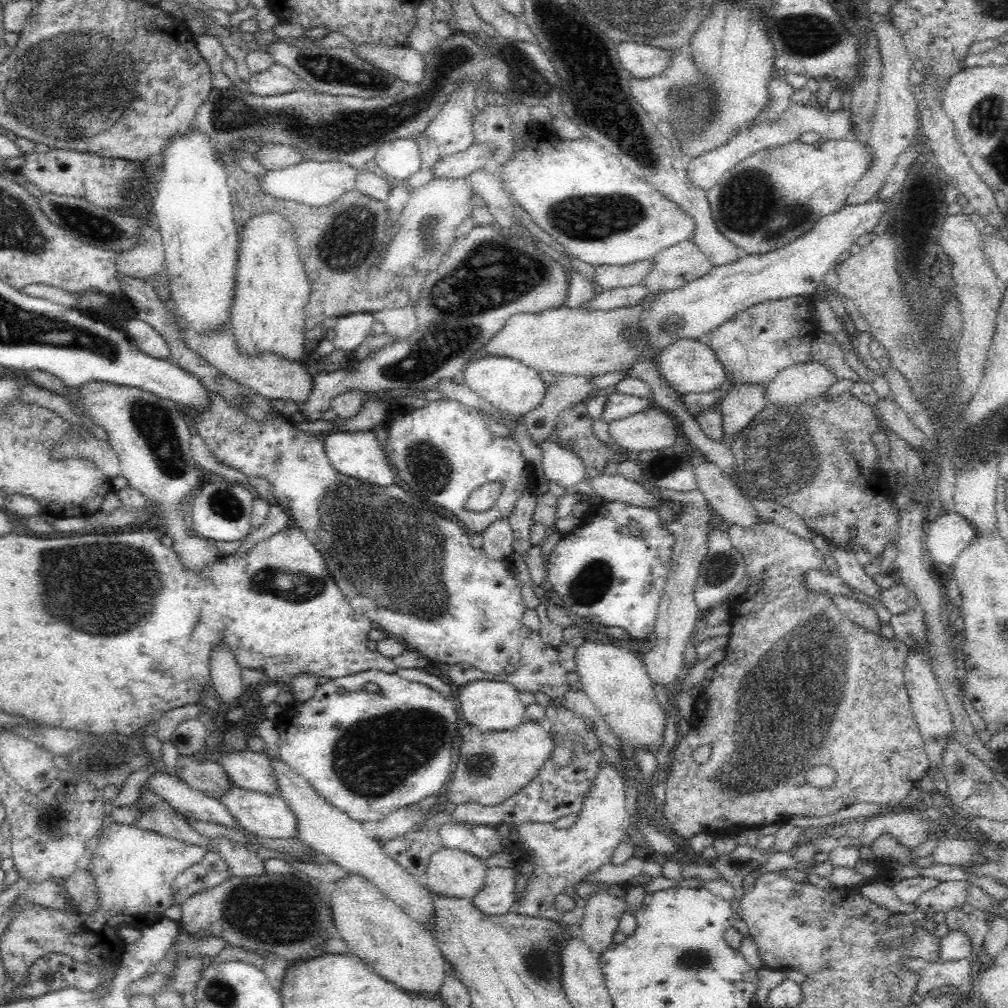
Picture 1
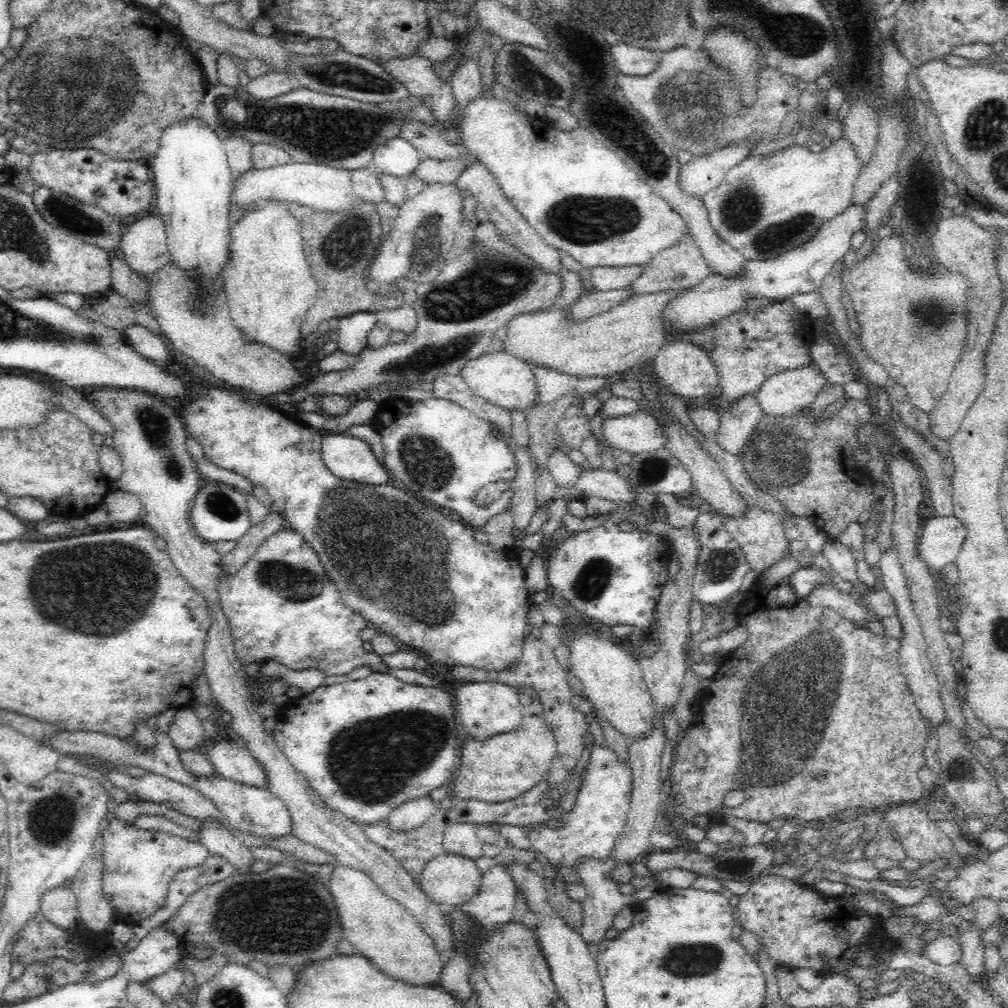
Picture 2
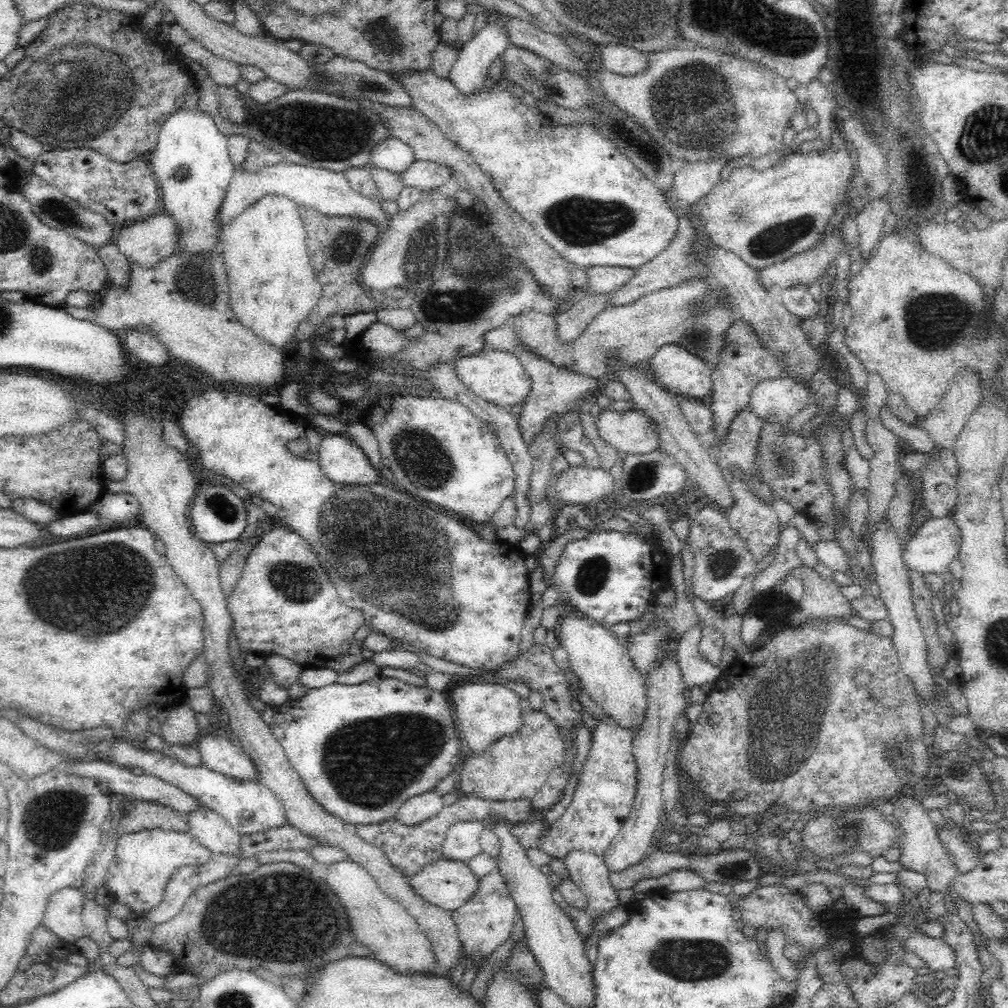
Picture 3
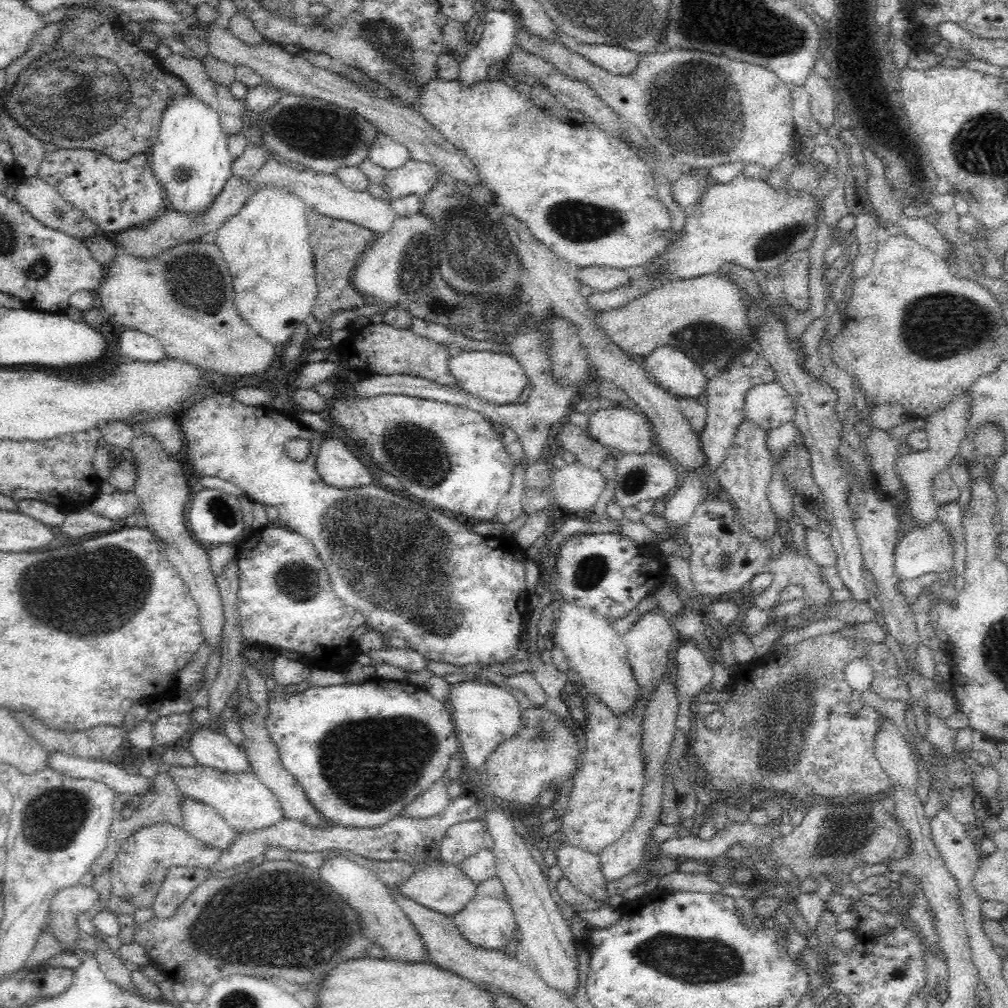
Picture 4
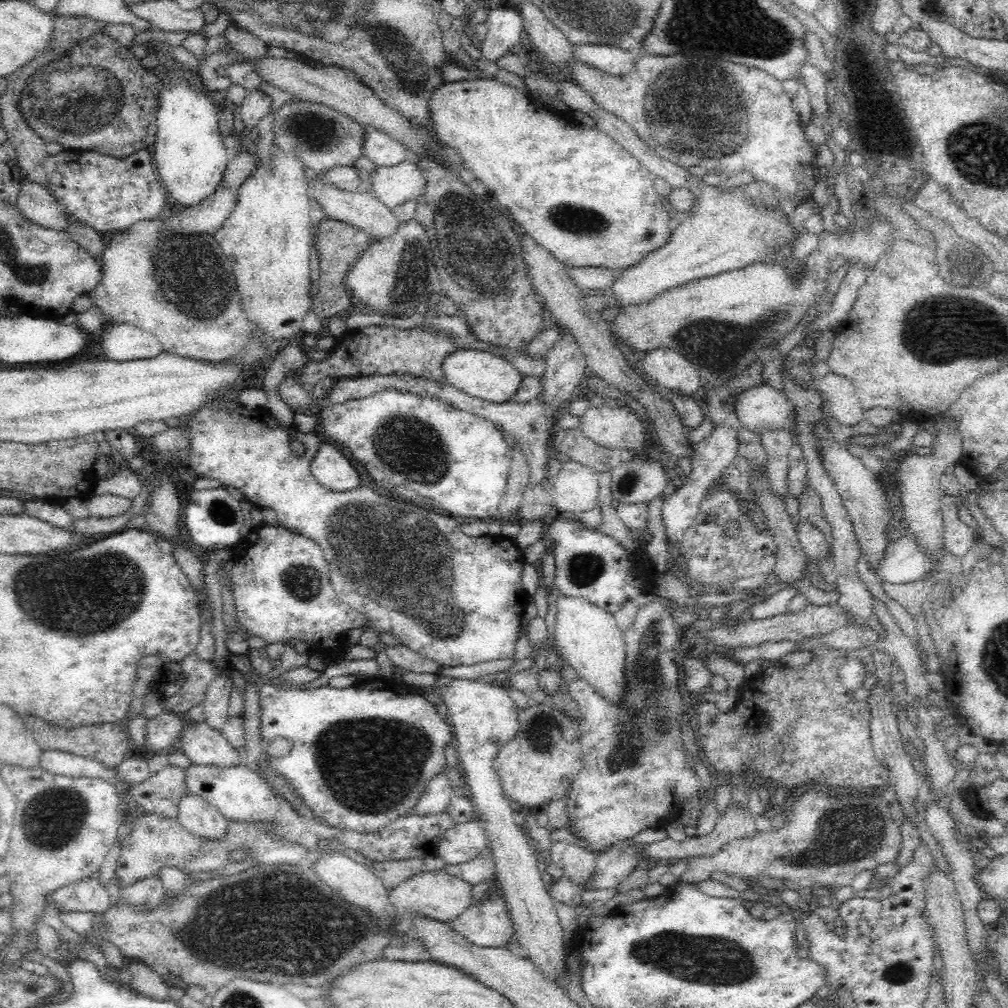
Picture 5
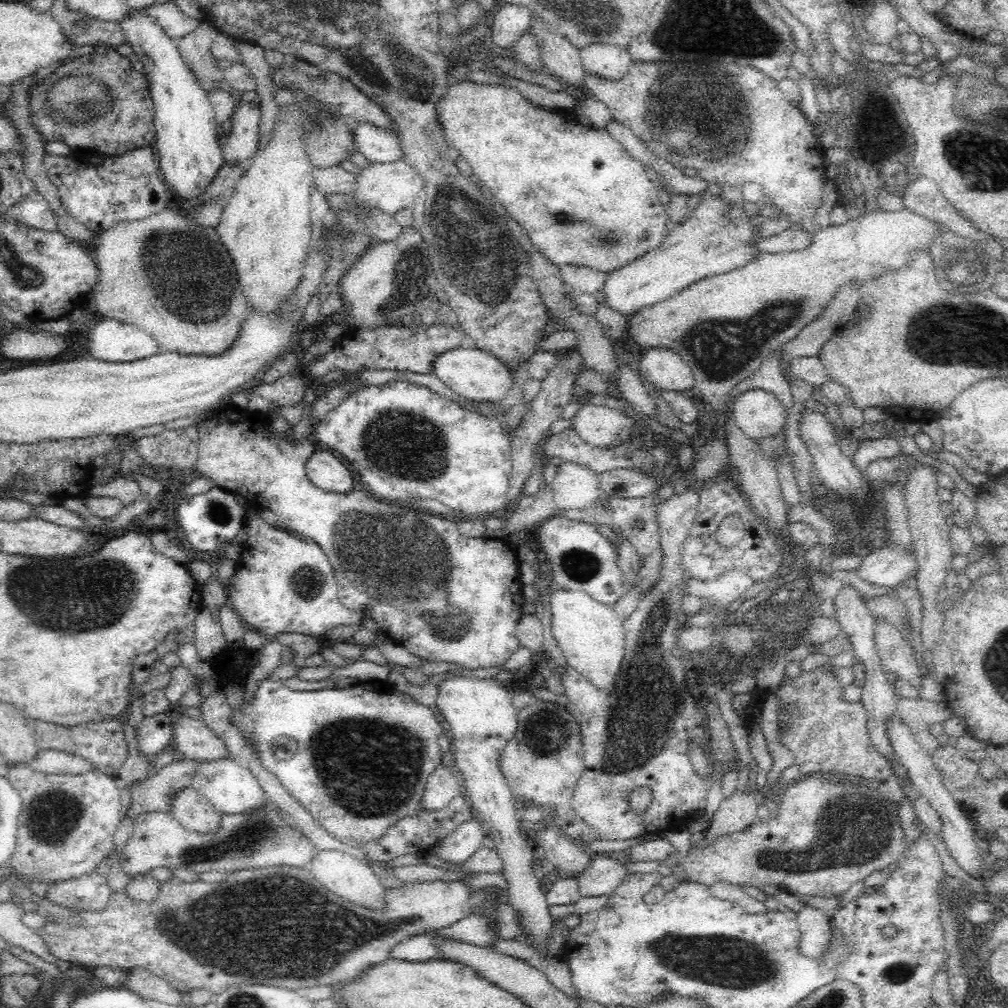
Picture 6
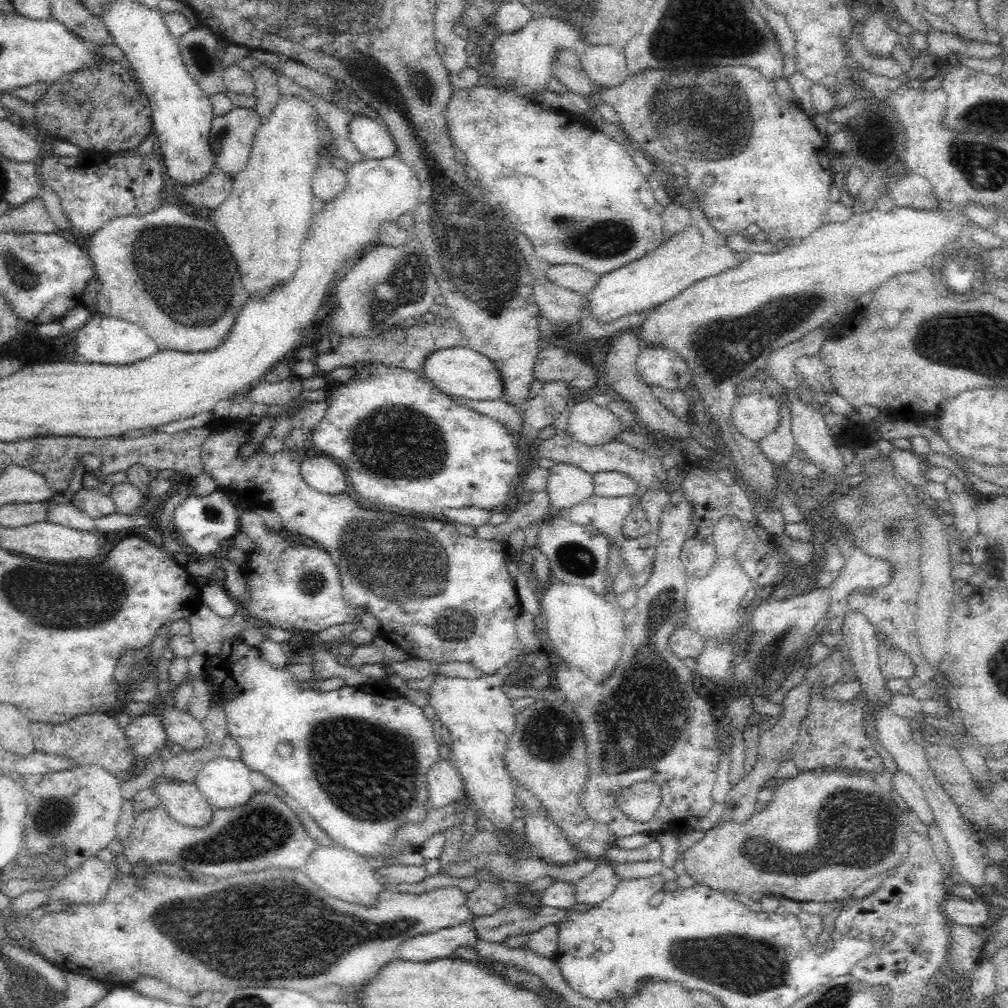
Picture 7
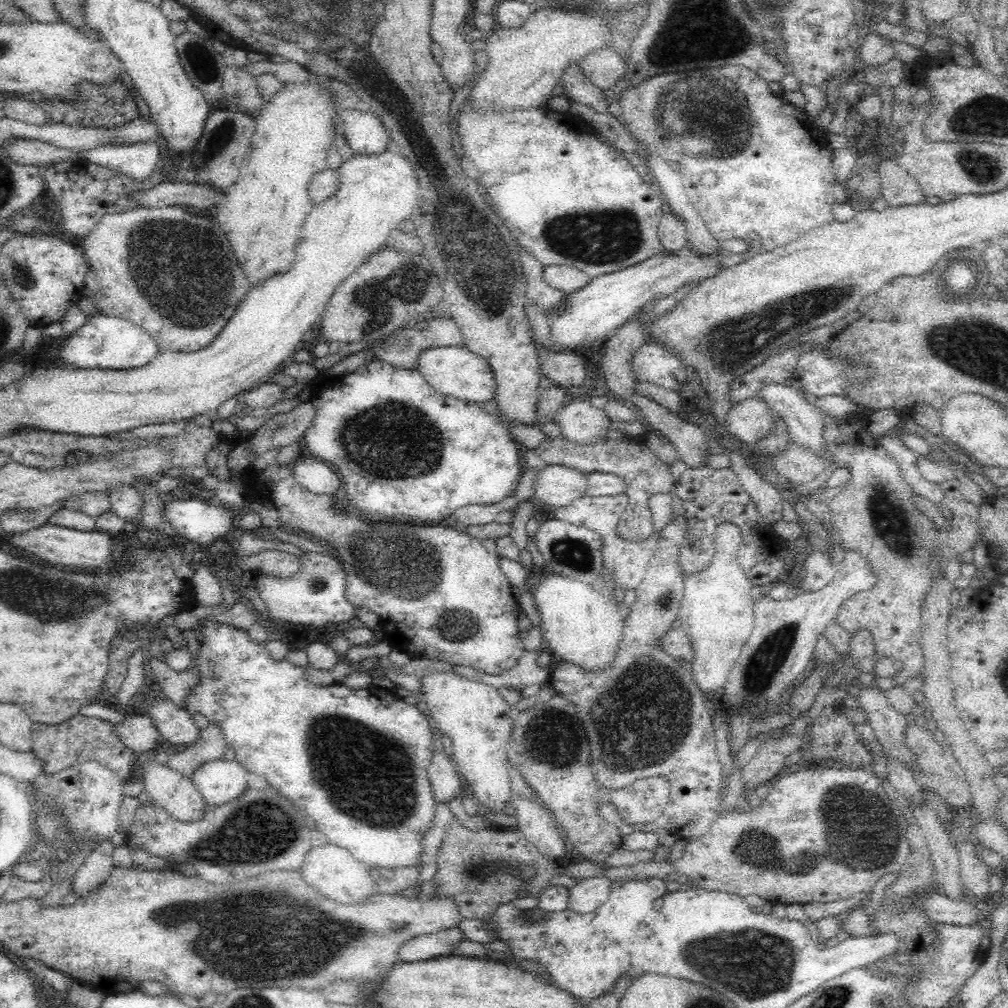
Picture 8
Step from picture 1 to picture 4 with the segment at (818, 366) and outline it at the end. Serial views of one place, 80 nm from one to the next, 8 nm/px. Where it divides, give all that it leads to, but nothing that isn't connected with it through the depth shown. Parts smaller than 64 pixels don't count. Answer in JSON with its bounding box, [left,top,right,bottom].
[744,381,793,431]

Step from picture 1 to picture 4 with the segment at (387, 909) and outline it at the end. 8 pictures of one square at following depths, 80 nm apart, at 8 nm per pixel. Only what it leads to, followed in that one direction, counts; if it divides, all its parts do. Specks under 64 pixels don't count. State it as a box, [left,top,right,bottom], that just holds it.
[317,855,430,962]

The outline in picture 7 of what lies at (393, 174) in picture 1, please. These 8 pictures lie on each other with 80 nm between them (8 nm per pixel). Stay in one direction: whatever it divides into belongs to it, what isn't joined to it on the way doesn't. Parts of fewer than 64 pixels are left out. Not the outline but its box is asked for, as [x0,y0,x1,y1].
[347,113,396,158]

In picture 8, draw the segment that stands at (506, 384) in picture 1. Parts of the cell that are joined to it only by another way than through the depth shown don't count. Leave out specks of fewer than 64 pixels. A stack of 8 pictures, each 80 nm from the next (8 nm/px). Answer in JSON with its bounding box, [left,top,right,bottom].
[416,344,496,403]

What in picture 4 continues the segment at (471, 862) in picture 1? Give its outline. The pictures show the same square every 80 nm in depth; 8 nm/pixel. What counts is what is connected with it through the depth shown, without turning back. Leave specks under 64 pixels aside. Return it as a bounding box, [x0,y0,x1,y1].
[395,861,477,916]

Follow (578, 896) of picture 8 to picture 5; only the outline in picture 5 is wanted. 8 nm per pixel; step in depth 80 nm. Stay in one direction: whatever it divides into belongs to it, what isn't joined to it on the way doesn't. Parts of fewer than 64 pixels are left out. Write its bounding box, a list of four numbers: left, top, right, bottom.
[584,840,640,889]

